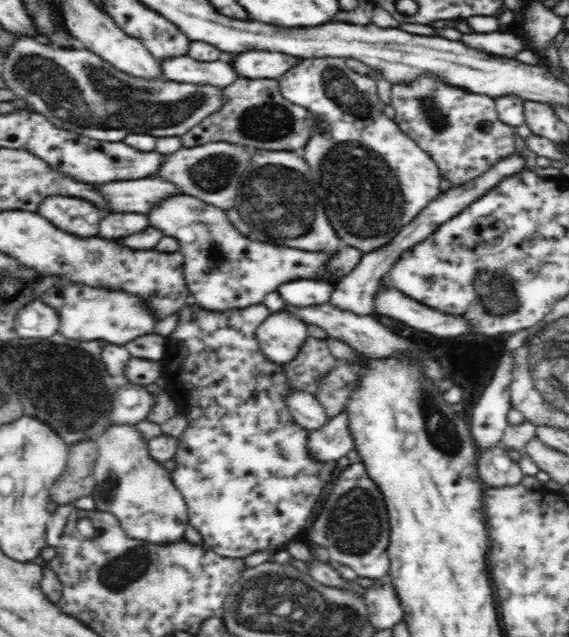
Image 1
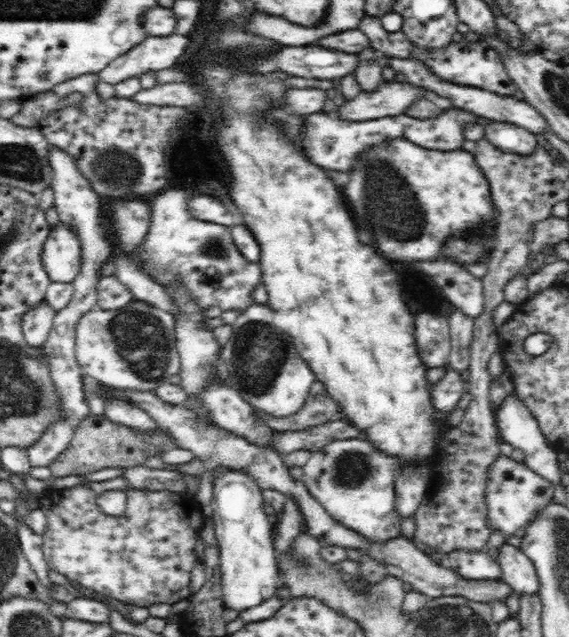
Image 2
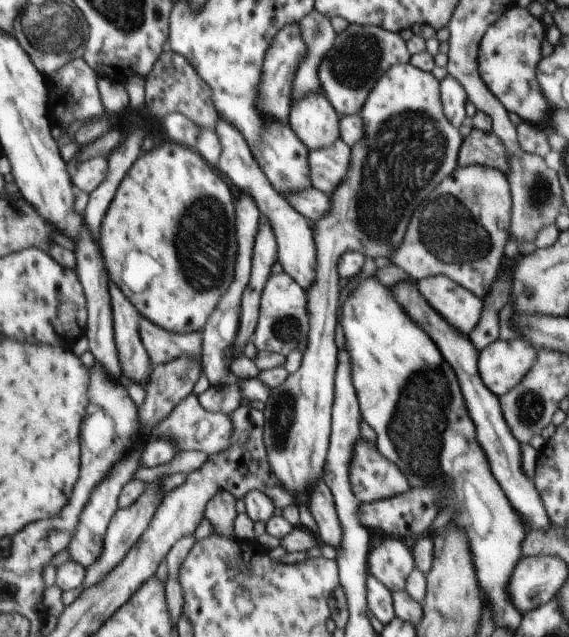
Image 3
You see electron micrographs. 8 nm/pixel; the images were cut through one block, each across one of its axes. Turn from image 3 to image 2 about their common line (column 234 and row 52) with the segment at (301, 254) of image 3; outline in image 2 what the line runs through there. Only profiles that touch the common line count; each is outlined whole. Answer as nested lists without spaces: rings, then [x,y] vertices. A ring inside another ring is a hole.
[[[180,34],[149,35],[138,46],[110,62],[102,73],[96,75],[96,84],[98,81],[118,84],[133,77],[140,77],[147,71],[170,68],[188,50],[188,46],[190,40]]]

